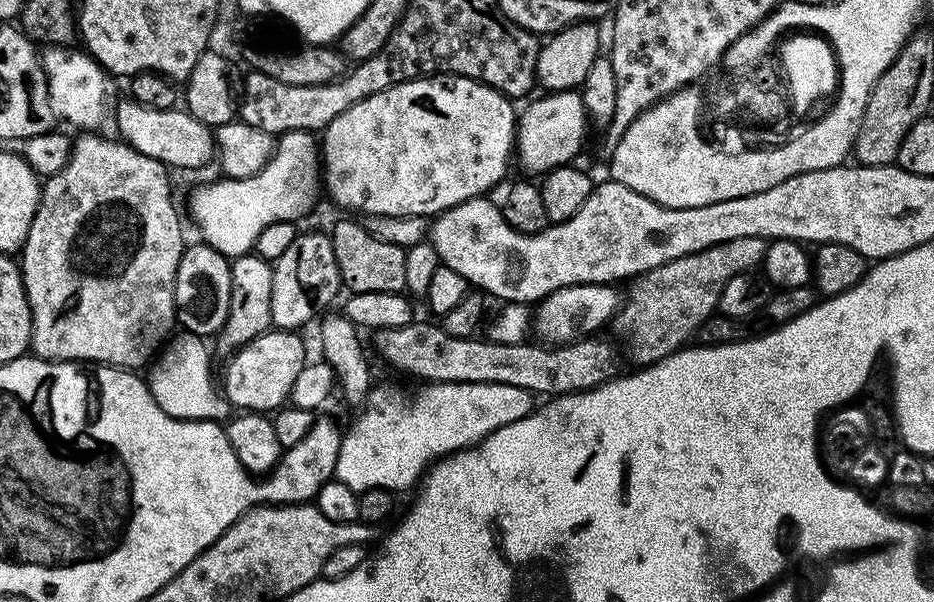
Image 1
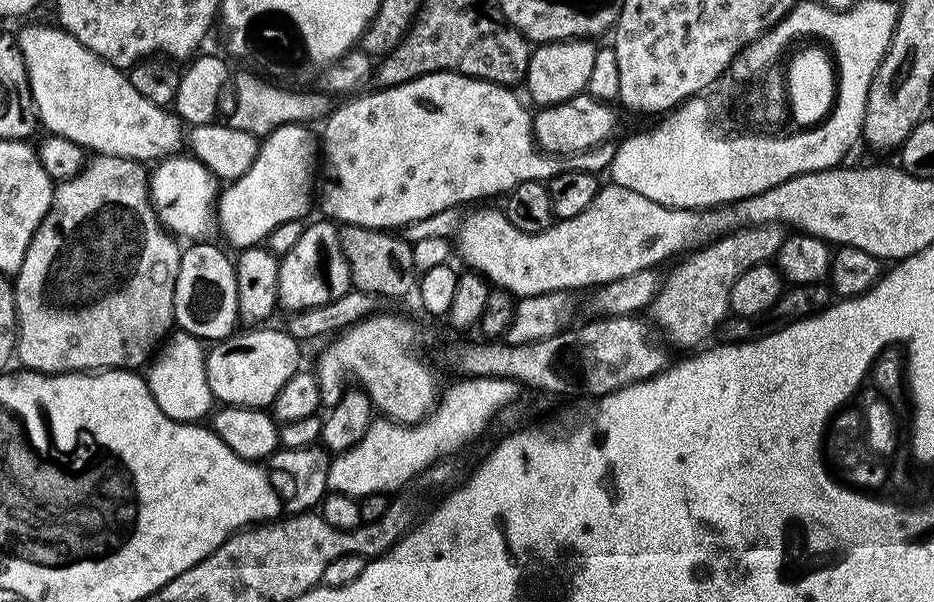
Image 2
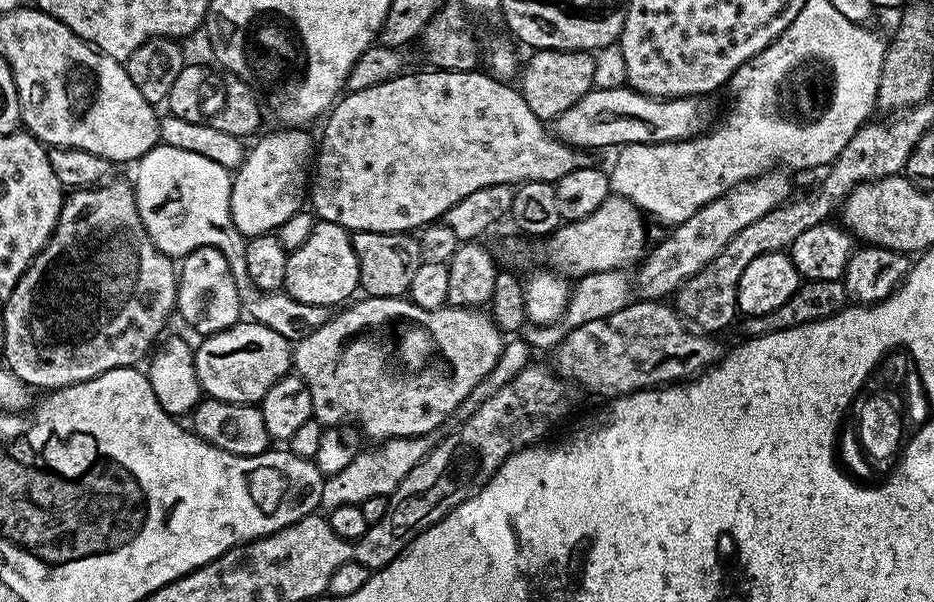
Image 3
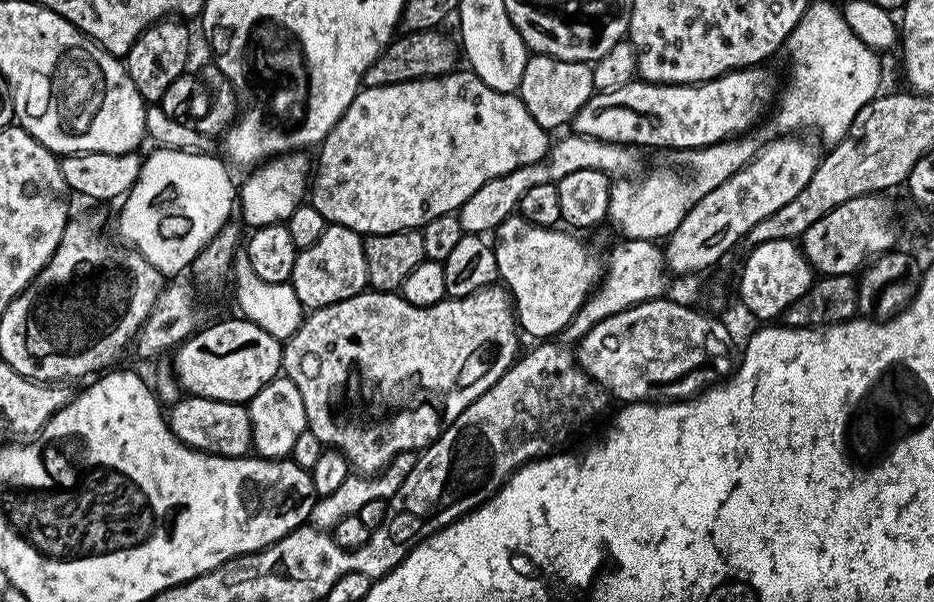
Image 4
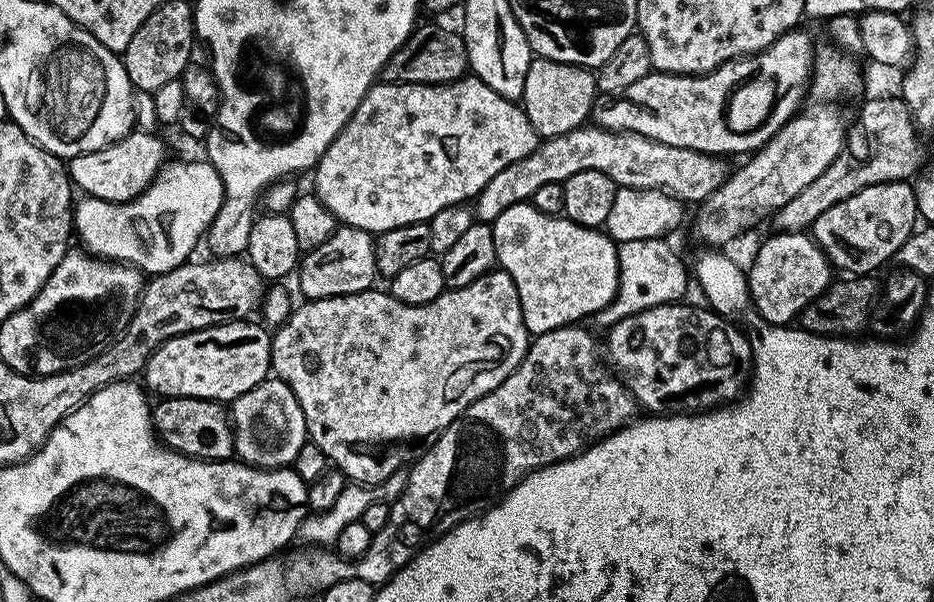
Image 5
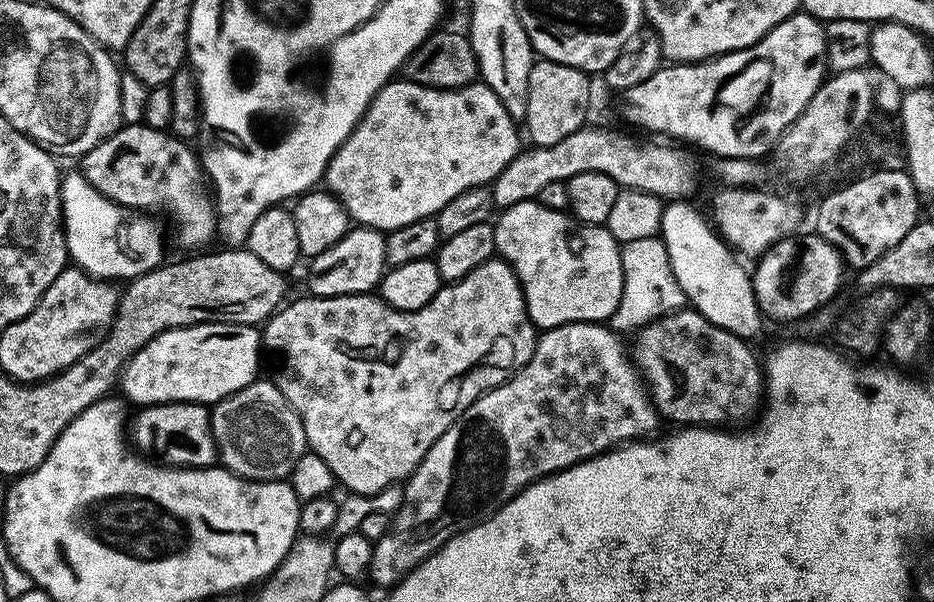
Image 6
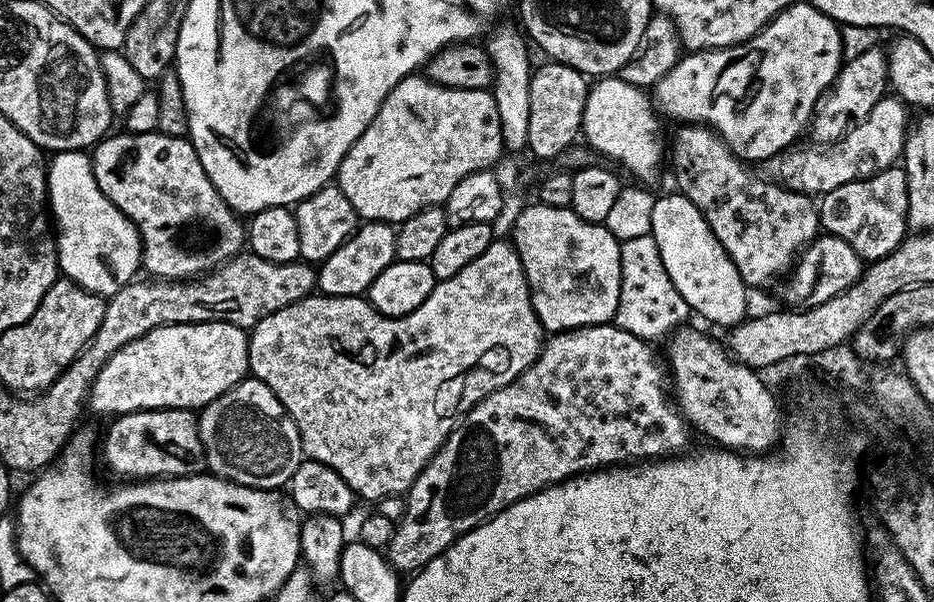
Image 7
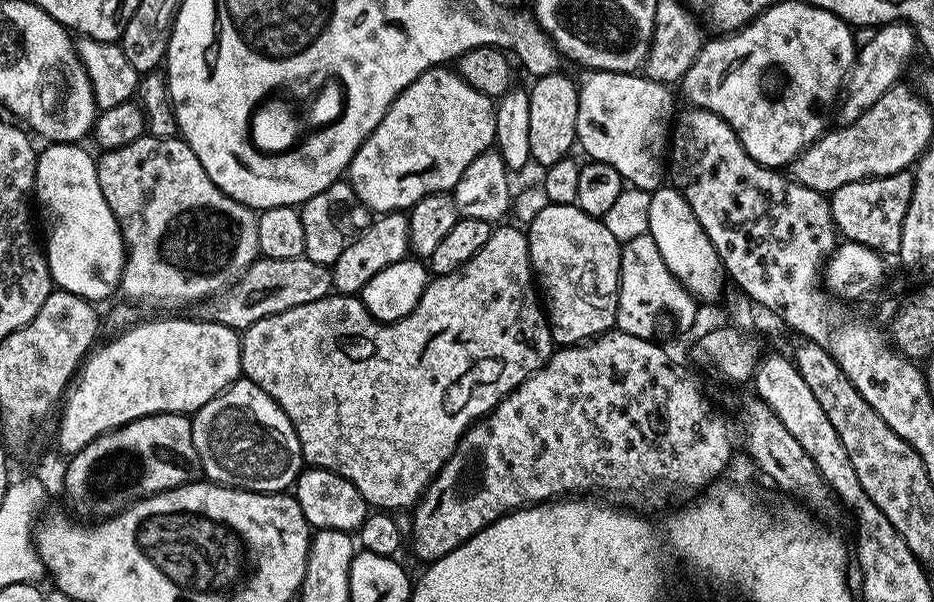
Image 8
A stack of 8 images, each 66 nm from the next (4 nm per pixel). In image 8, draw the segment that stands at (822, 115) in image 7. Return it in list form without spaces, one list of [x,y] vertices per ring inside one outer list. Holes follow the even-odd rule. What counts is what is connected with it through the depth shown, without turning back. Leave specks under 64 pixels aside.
[[[893,22],[877,27],[873,32],[876,33],[865,44],[863,41],[859,45],[852,70],[846,77],[846,87],[838,104],[841,125],[857,120],[862,113],[870,110],[870,106],[874,106],[874,102],[878,102],[878,98],[882,98],[882,94],[886,94],[886,90],[901,83],[903,76],[900,75],[907,70],[912,55],[918,52],[918,41],[910,24]]]

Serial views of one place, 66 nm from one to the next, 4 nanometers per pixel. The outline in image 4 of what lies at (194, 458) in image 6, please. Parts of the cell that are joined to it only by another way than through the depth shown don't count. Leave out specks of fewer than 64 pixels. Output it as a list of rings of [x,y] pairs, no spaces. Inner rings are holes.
[[[184,394],[167,409],[166,419],[172,433],[186,446],[199,452],[215,456],[246,456],[253,451],[250,414],[243,404]]]

